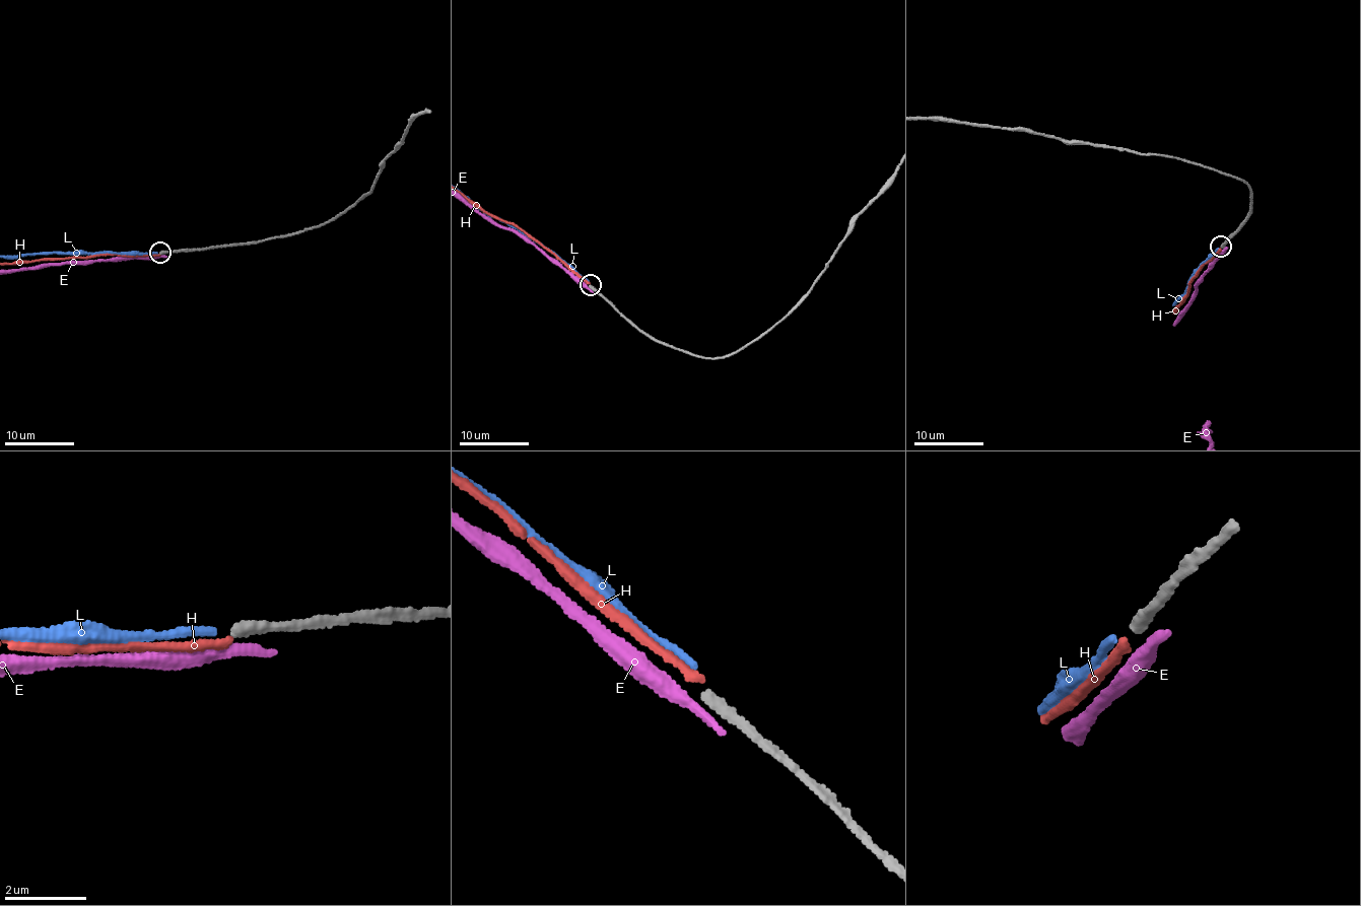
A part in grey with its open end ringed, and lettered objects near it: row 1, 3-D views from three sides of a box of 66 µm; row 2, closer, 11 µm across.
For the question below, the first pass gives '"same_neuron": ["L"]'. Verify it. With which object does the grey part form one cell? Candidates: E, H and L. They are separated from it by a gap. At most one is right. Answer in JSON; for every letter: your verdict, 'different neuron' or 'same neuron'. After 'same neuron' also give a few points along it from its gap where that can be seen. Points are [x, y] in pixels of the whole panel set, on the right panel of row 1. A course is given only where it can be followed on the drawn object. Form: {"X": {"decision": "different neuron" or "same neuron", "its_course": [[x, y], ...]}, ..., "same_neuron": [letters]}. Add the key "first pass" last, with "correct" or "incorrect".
{"E": {"decision": "different neuron"}, "H": {"decision": "different neuron"}, "L": {"decision": "different neuron"}, "same_neuron": [], "first pass": "incorrect"}

